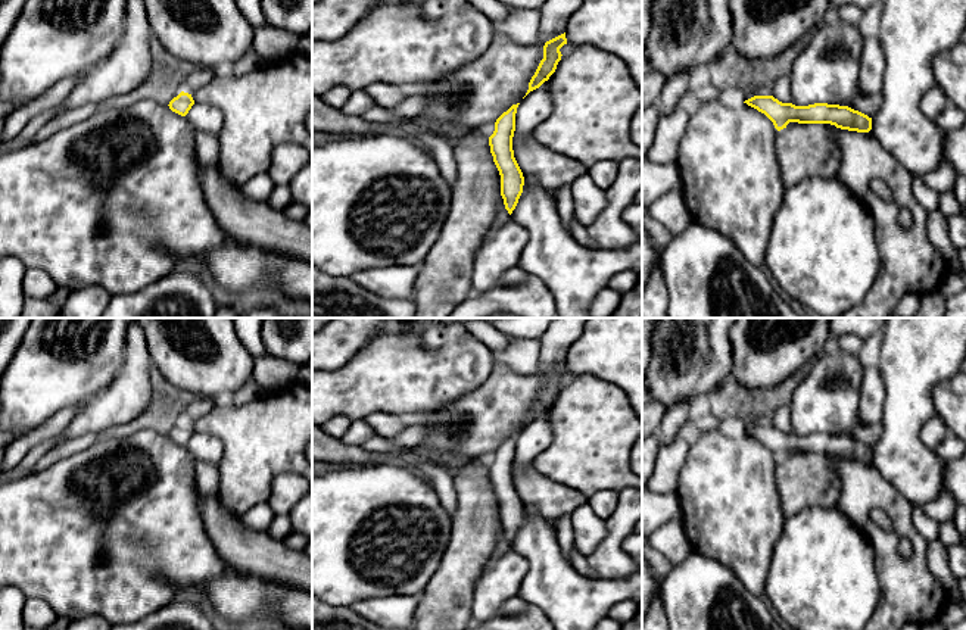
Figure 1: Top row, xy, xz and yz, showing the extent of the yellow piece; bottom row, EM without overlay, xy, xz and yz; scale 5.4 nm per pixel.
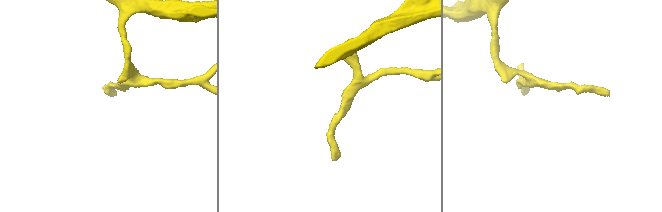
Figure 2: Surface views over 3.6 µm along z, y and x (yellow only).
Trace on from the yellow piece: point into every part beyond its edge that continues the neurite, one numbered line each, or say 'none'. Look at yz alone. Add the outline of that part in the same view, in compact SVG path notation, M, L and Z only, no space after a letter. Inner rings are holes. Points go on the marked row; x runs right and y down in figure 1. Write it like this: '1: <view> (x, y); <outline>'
none

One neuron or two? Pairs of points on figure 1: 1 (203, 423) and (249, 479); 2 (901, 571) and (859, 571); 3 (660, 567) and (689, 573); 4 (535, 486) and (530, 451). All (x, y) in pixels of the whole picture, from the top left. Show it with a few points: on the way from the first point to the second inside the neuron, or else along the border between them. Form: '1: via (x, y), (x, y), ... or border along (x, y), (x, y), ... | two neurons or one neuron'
1: via (220, 429), (248, 457), (248, 462) | one neuron
2: border along (866, 538), (873, 549), (879, 589), (875, 607) | two neurons
3: border along (673, 565), (660, 590), (661, 602) | two neurons
4: border along (532, 467), (523, 471), (513, 470) | two neurons

